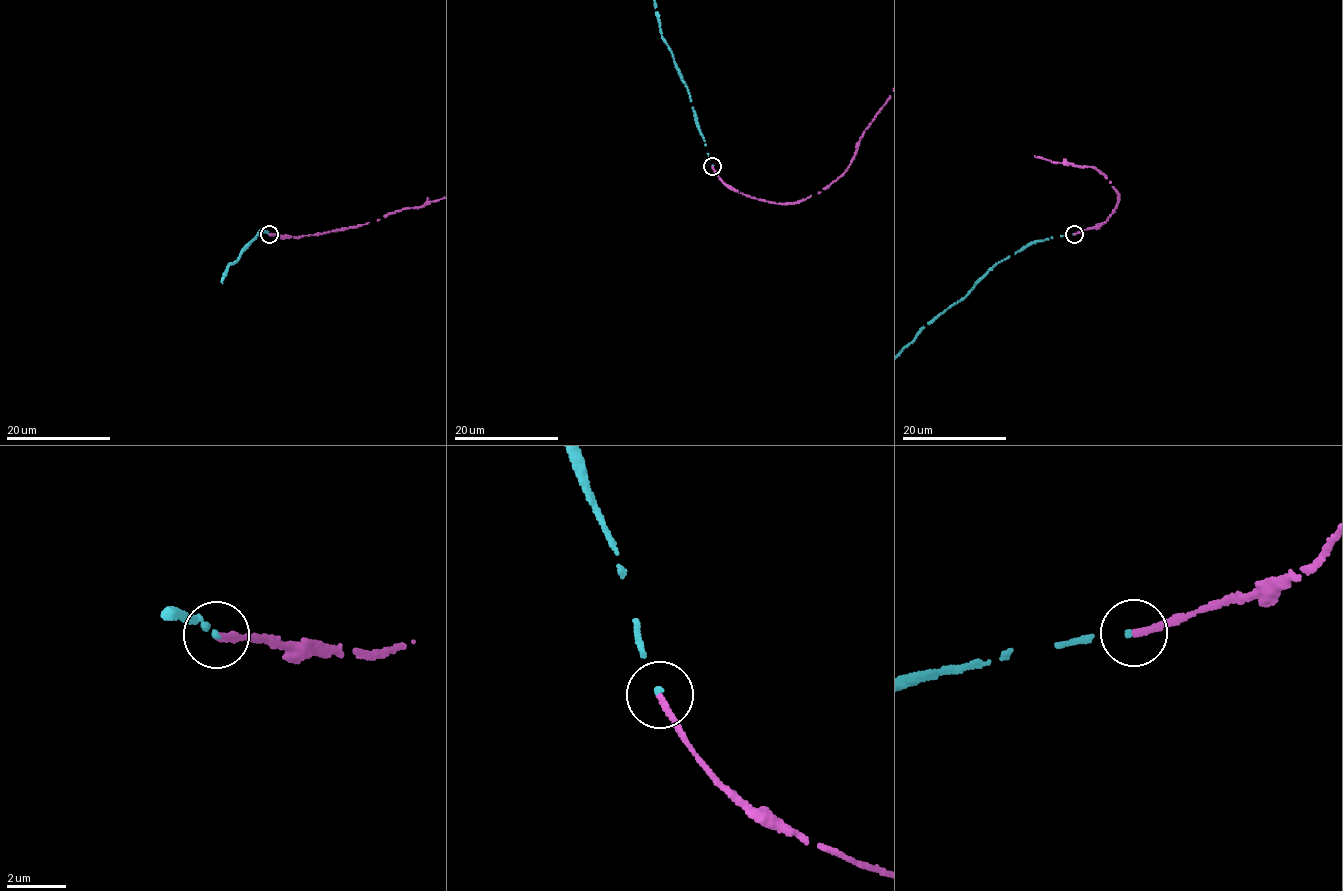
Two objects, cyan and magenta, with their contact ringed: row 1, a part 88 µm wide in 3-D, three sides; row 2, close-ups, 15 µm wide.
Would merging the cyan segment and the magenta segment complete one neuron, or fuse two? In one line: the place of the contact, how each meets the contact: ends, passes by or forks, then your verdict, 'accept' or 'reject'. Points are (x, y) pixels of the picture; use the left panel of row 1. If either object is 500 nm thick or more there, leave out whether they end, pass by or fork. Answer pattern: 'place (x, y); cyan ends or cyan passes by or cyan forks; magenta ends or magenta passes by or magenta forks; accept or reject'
place (269, 234); cyan ends; magenta ends; accept

